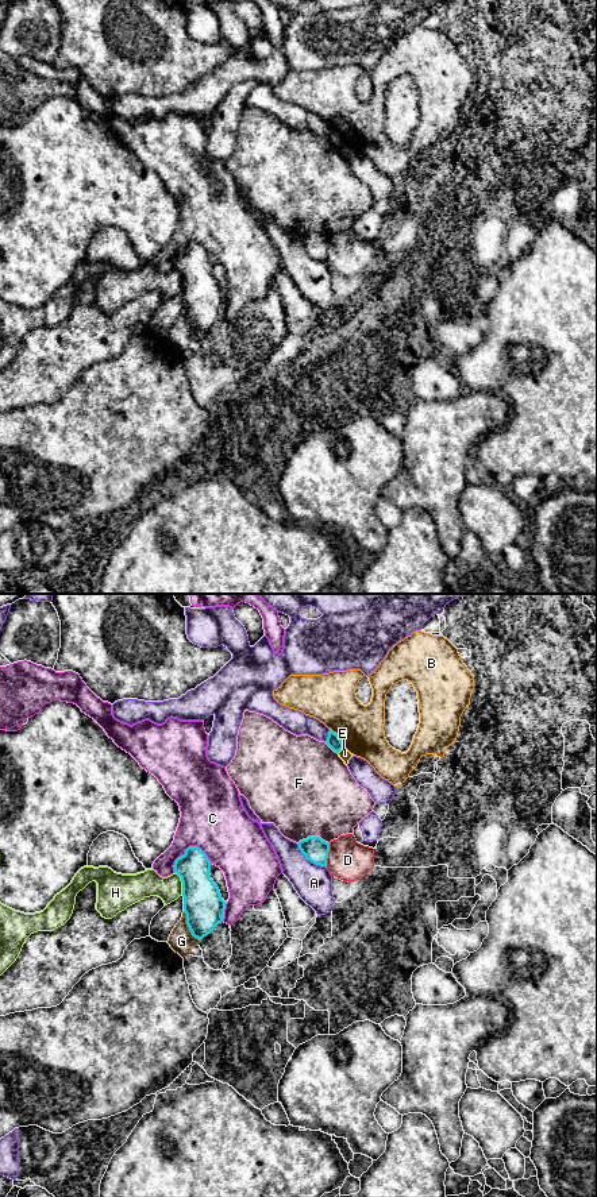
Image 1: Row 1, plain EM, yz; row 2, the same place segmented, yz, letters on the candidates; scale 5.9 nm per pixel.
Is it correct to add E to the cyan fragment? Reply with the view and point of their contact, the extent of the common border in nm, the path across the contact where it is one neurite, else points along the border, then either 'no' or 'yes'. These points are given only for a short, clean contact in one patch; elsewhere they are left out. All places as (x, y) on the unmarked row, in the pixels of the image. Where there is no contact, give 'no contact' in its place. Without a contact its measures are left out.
yz (341, 145) | 60 nm | along yz (343, 142), (338, 149) | no

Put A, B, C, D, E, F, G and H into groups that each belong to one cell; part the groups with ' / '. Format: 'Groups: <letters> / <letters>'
Groups: A C D E / B / F / G / H

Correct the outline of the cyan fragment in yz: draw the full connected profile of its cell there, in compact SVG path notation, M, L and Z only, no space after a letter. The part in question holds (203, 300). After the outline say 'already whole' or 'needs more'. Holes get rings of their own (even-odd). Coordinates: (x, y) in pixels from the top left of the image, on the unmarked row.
M189 242L173 260L181 273L186 320L194 333L201 336L223 317L226 297L211 274L211 256L197 242Z; already whole

